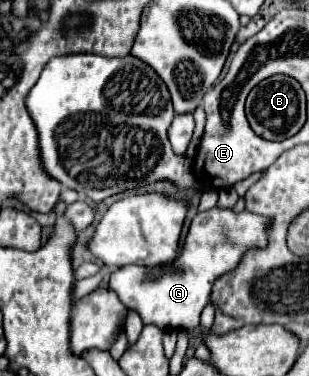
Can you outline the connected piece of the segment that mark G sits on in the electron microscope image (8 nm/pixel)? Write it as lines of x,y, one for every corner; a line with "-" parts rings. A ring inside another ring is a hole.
209,209
197,213
191,221
185,245
175,261
161,267
141,267
125,265
115,271
109,279
109,289
117,293
121,303
129,309
135,309
145,325
157,325
159,329
197,329
199,315
209,303
213,281
237,267
241,255
249,247
267,245
267,219
241,211
239,215
231,209
-
159,271
159,275
157,275
-
163,271
163,273
161,273

